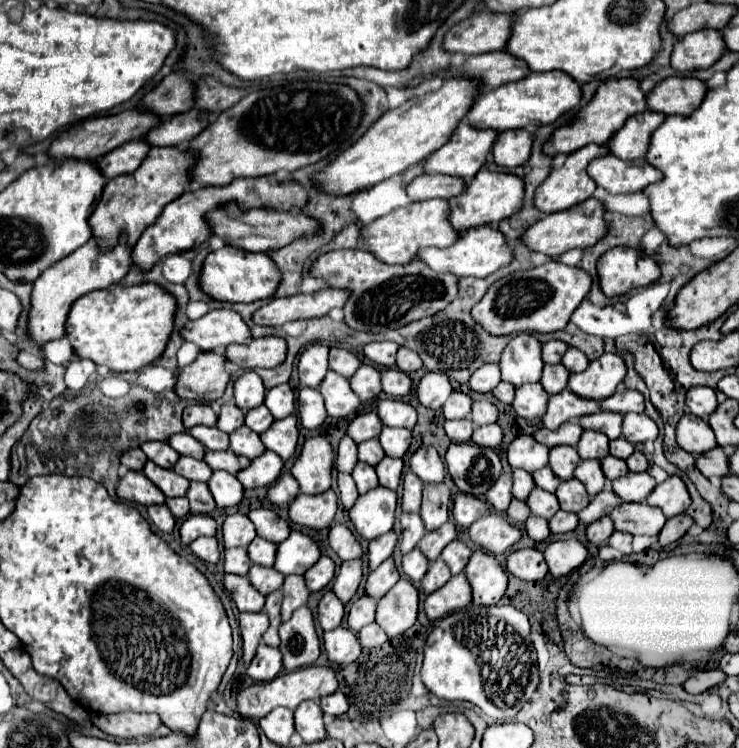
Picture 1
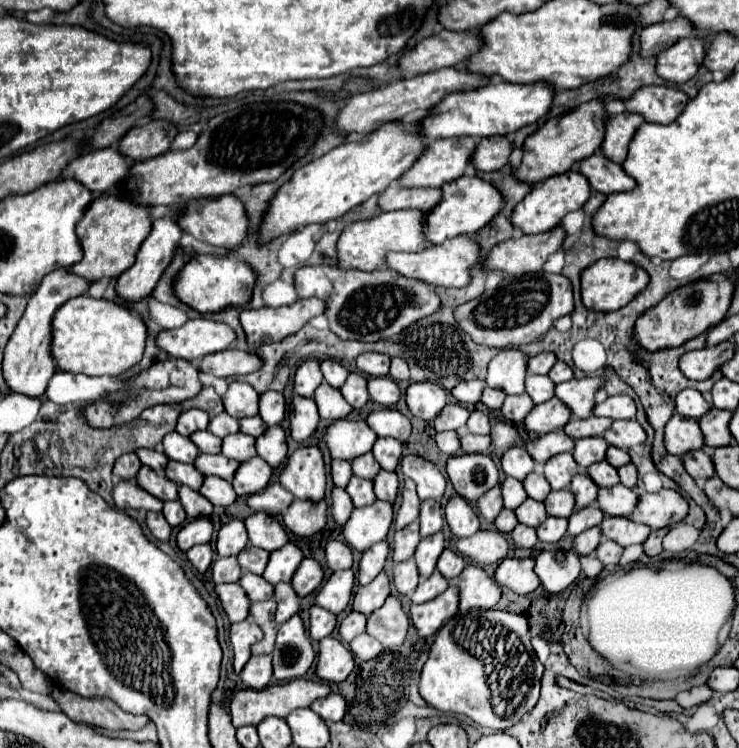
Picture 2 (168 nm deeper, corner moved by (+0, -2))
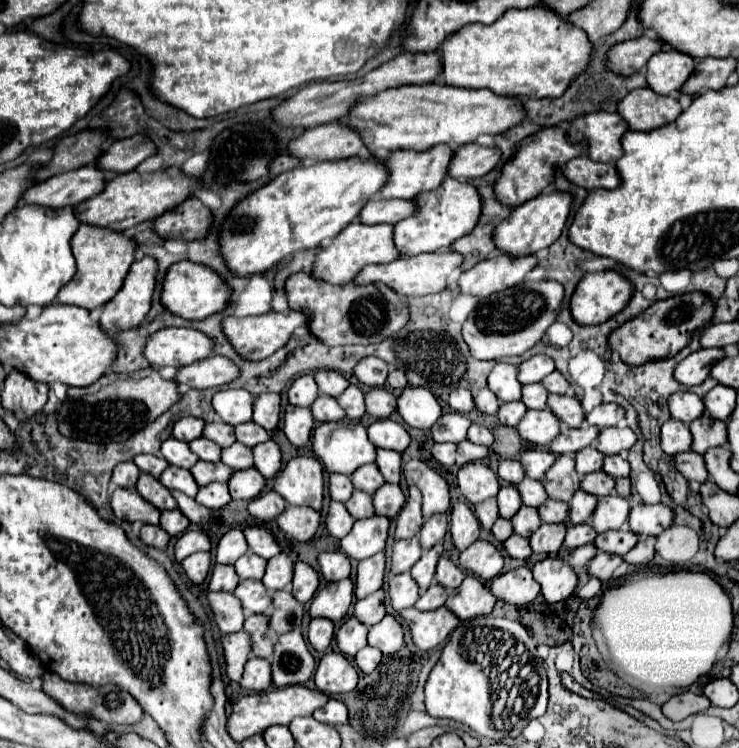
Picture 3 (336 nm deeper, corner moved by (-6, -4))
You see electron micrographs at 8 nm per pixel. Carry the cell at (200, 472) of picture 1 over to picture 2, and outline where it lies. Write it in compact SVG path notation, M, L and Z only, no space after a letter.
M169 461L167 469L165 469L165 477L169 477L171 481L179 483L179 485L187 485L191 489L199 489L203 485L203 473L197 471L197 467L189 465L189 463L179 463L179 461Z

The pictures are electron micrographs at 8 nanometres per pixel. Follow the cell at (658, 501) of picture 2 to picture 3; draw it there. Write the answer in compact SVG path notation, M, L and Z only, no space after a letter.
M635 505L629 513L629 531L635 535L657 537L673 523L673 511L667 505Z

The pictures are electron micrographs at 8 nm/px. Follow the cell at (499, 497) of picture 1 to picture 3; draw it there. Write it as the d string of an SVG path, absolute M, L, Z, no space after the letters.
M487 499L483 503L477 503L475 505L475 517L477 517L477 521L481 523L483 529L491 529L493 523L497 521L497 517L499 517L495 499Z

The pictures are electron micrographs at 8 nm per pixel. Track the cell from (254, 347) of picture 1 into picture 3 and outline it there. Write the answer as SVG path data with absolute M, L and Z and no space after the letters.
M215 355L203 361L191 363L187 367L181 367L173 377L173 381L179 385L187 385L191 389L209 389L209 387L219 387L235 381L235 375L239 375L239 369L235 367L235 363Z

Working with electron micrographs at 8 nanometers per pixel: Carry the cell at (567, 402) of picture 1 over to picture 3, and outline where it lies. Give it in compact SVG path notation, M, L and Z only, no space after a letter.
M527 411L525 417L517 423L519 437L533 445L549 445L555 435L559 435L561 423L551 415L551 411Z

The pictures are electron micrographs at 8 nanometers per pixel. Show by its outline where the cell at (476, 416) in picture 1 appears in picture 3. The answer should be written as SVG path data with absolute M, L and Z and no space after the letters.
M471 425L471 427L469 427L469 433L467 433L467 439L469 439L471 443L479 443L479 445L489 447L489 445L493 443L493 433L491 433L487 427Z

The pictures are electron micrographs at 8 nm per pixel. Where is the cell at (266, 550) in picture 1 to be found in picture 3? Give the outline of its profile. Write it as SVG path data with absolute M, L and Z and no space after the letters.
M245 553L241 559L237 559L237 563L233 567L235 567L235 573L239 575L239 579L261 579L265 565L267 565L265 559Z

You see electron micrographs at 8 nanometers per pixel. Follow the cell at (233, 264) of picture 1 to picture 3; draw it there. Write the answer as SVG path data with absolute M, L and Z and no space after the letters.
M179 261L179 263L171 265L165 273L161 303L169 313L183 317L183 319L197 321L197 319L205 319L213 313L223 311L227 307L229 295L231 295L231 289L225 285L225 281L213 269L191 263L191 261Z

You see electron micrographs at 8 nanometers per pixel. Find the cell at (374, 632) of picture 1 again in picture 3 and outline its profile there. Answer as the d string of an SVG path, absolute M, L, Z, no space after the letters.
M363 647L357 655L355 655L355 663L363 673L373 673L375 667L381 663L381 653L375 651L375 647Z

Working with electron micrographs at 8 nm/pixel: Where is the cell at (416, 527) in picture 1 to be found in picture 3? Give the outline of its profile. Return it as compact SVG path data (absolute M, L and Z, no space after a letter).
M403 539L403 541L395 541L393 545L393 555L391 555L391 573L399 575L409 571L421 557L423 549L419 547L419 539Z

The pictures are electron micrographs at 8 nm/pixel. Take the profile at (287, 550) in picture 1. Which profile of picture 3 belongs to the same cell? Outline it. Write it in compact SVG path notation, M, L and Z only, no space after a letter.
M279 553L267 561L267 569L261 581L267 587L267 591L273 593L279 589L287 589L291 585L291 575L293 575L293 561L289 559L289 555Z

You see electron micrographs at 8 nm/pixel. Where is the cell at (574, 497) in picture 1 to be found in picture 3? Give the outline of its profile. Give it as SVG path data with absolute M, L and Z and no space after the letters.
M551 499L537 509L543 523L563 523L567 519L567 511L569 511L567 503L555 503Z

